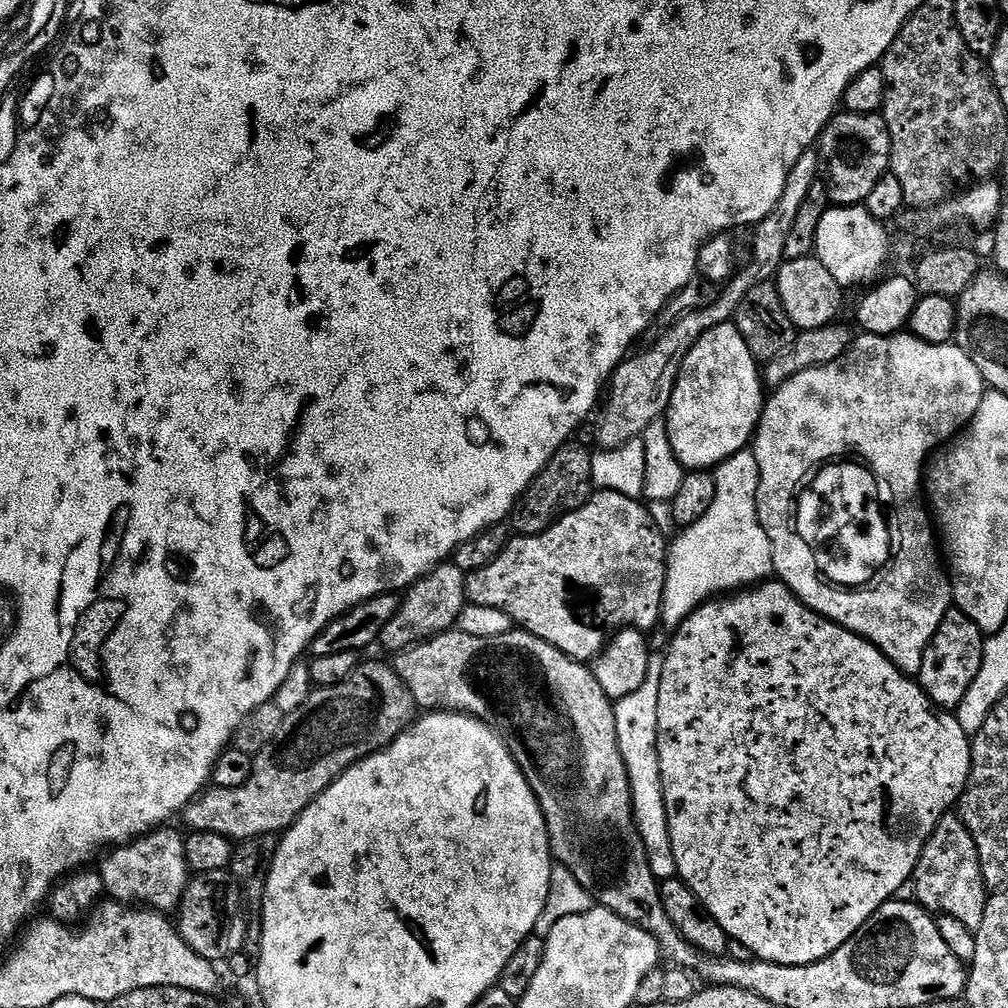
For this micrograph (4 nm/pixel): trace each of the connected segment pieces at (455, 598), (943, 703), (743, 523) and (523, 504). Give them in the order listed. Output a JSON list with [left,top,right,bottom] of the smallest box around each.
[[379,565,467,654],[918,608,984,711],[660,450,773,630],[510,443,594,536]]

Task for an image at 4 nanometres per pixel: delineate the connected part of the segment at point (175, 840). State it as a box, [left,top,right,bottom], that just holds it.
[99,826,190,914]

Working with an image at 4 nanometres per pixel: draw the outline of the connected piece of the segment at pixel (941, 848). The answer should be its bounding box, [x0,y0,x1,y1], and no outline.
[914,815,990,930]

